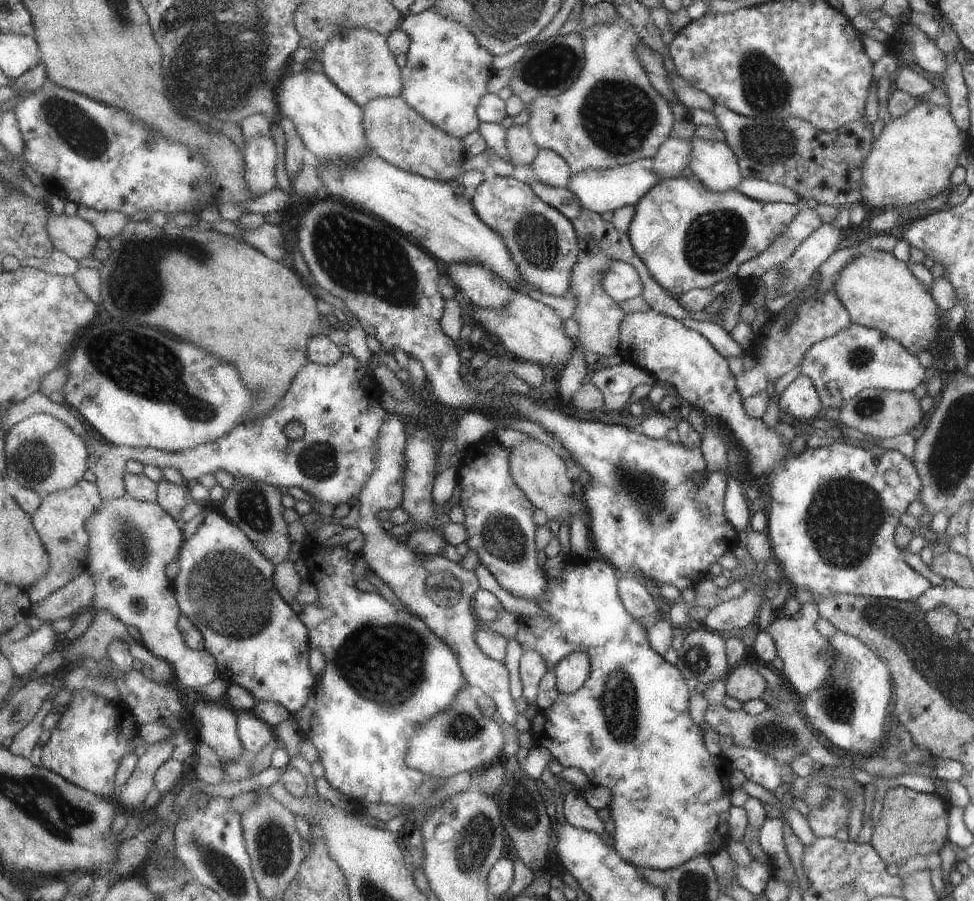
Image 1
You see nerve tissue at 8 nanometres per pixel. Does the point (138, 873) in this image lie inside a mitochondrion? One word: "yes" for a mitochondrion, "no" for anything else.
no

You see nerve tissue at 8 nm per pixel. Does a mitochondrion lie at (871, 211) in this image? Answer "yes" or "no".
no

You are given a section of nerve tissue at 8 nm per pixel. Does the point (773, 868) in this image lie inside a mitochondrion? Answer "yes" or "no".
no

